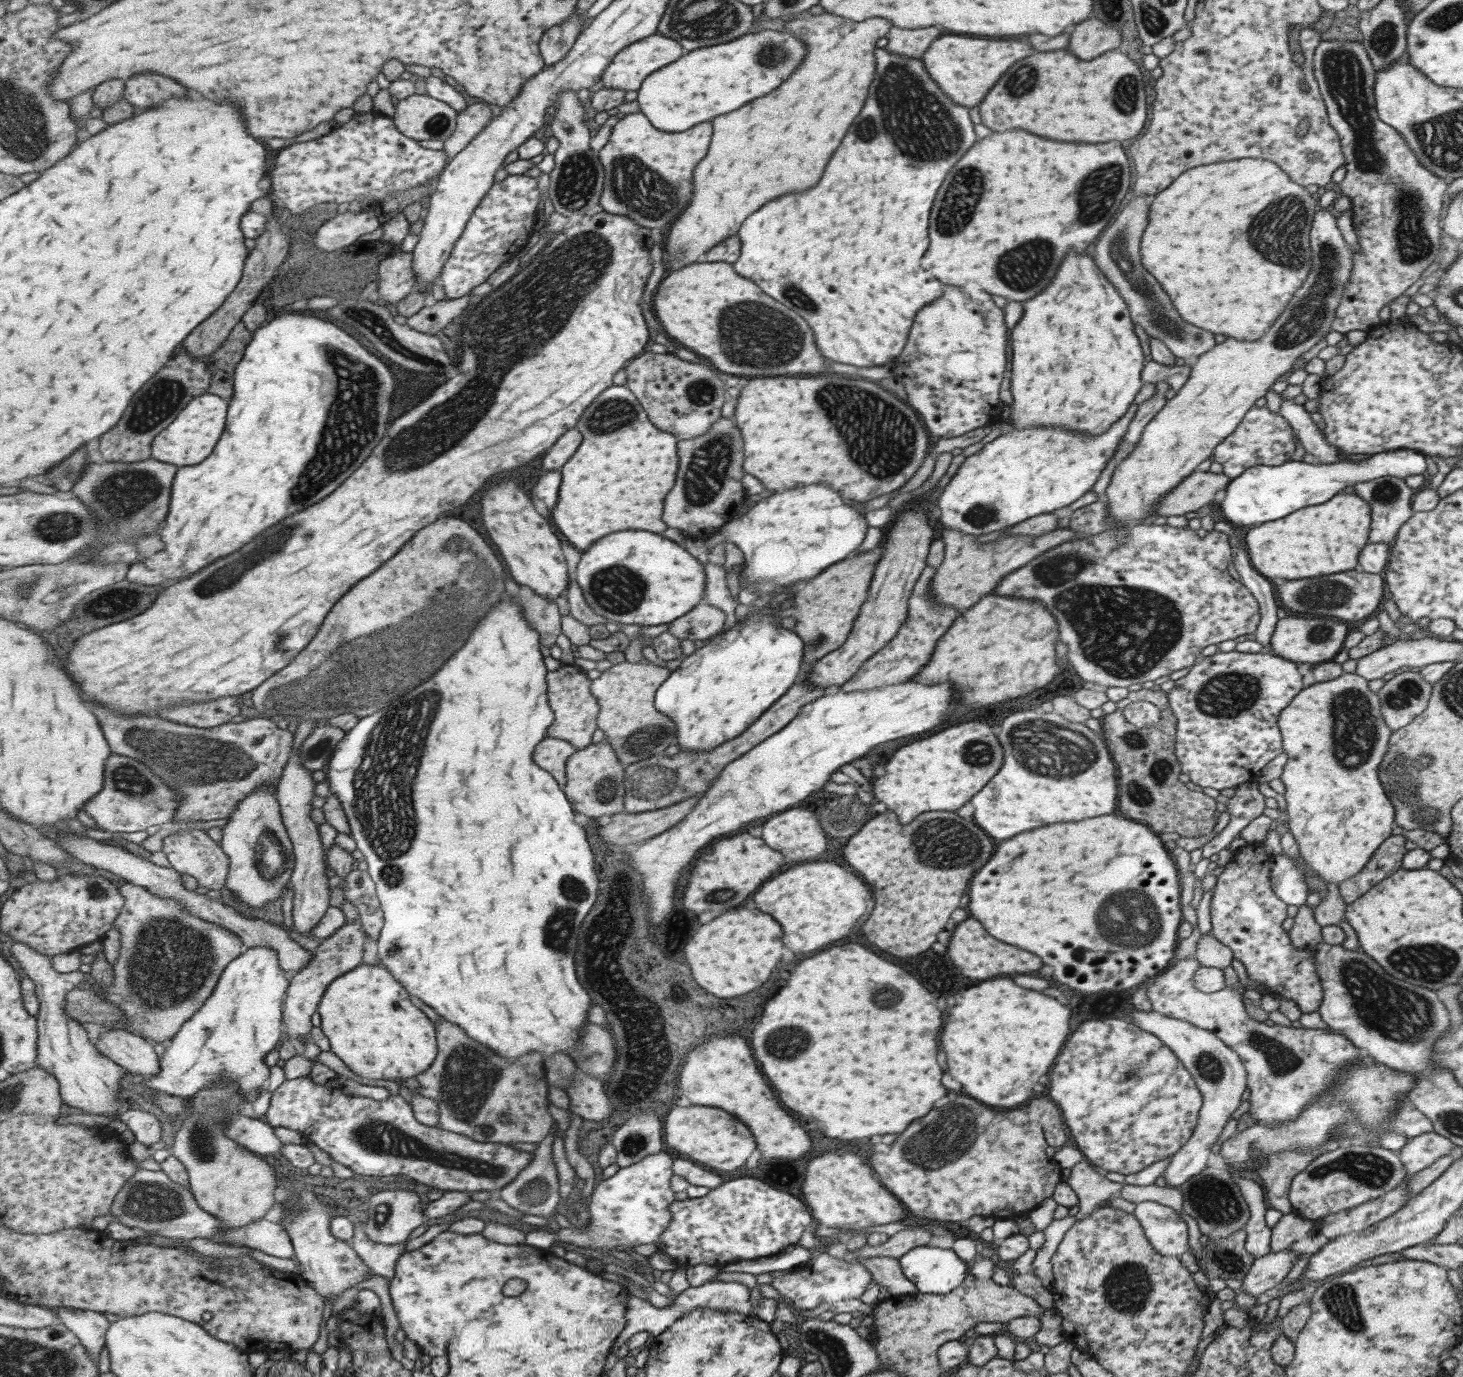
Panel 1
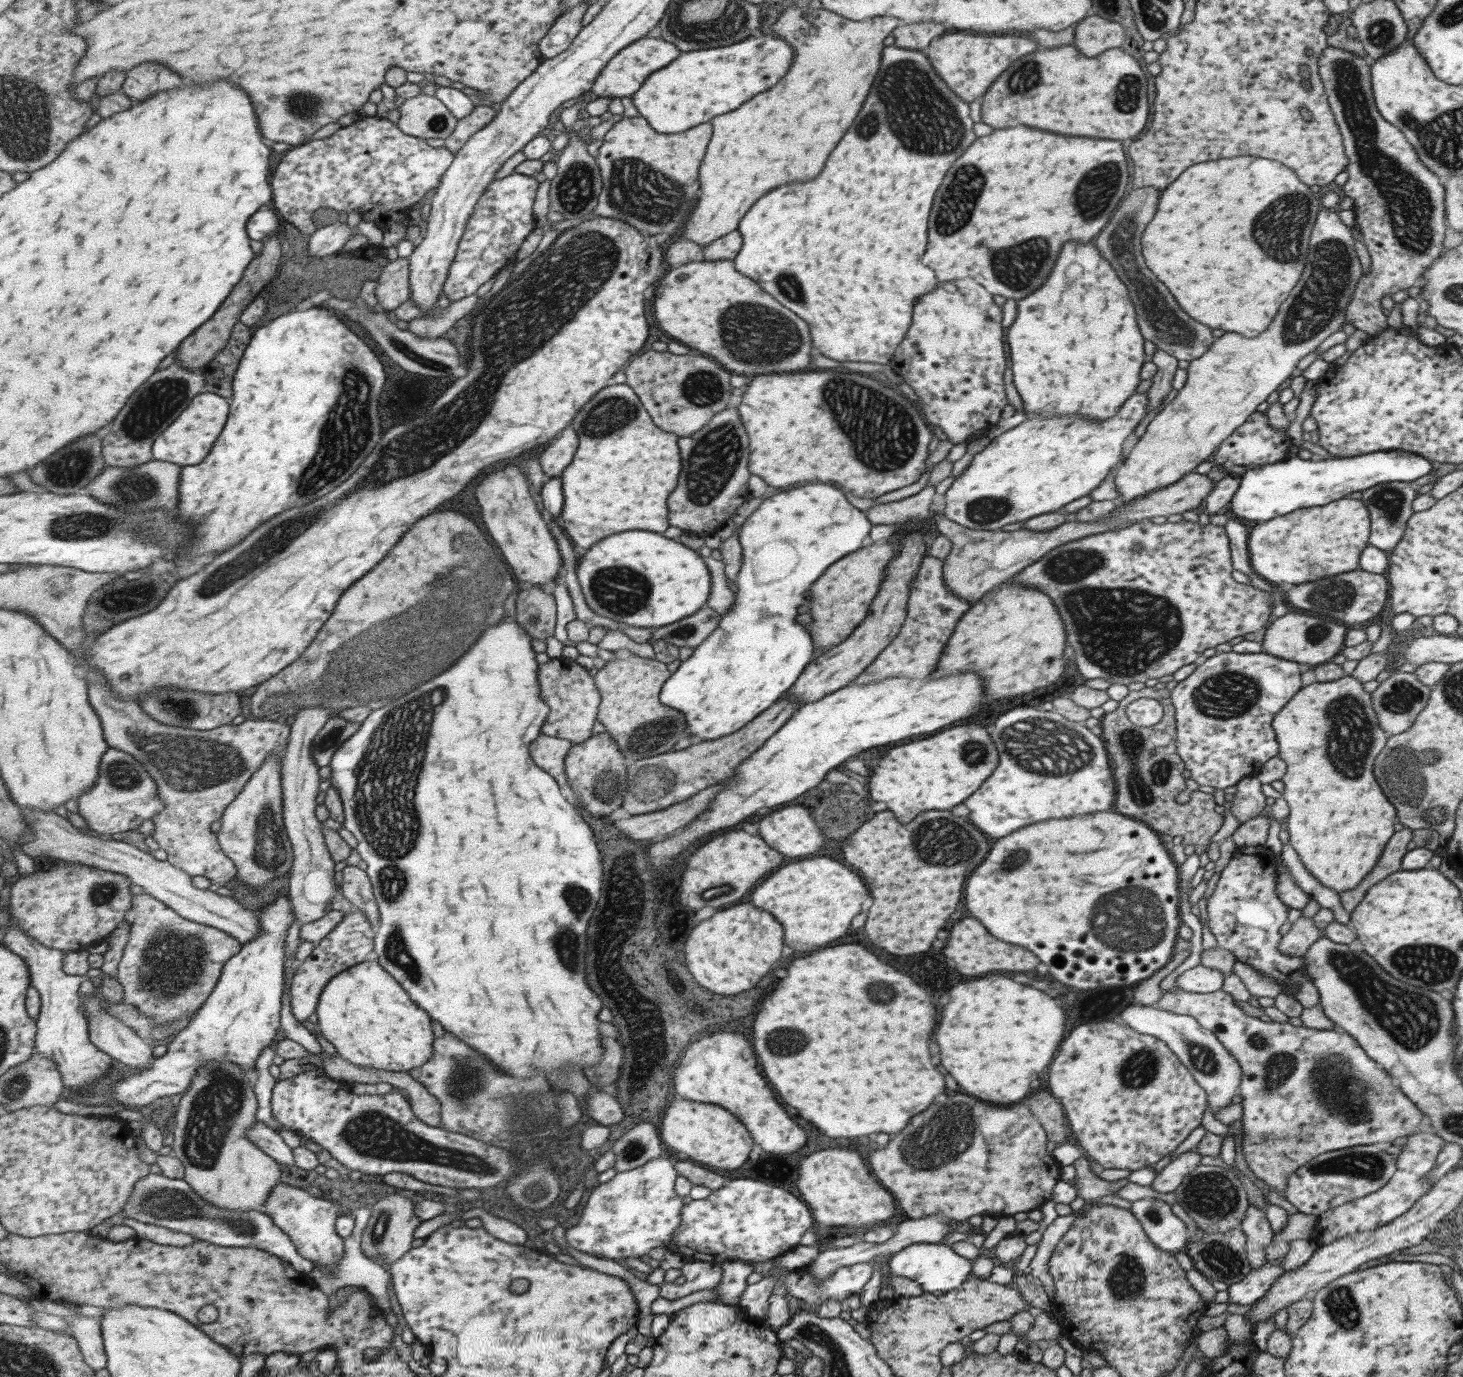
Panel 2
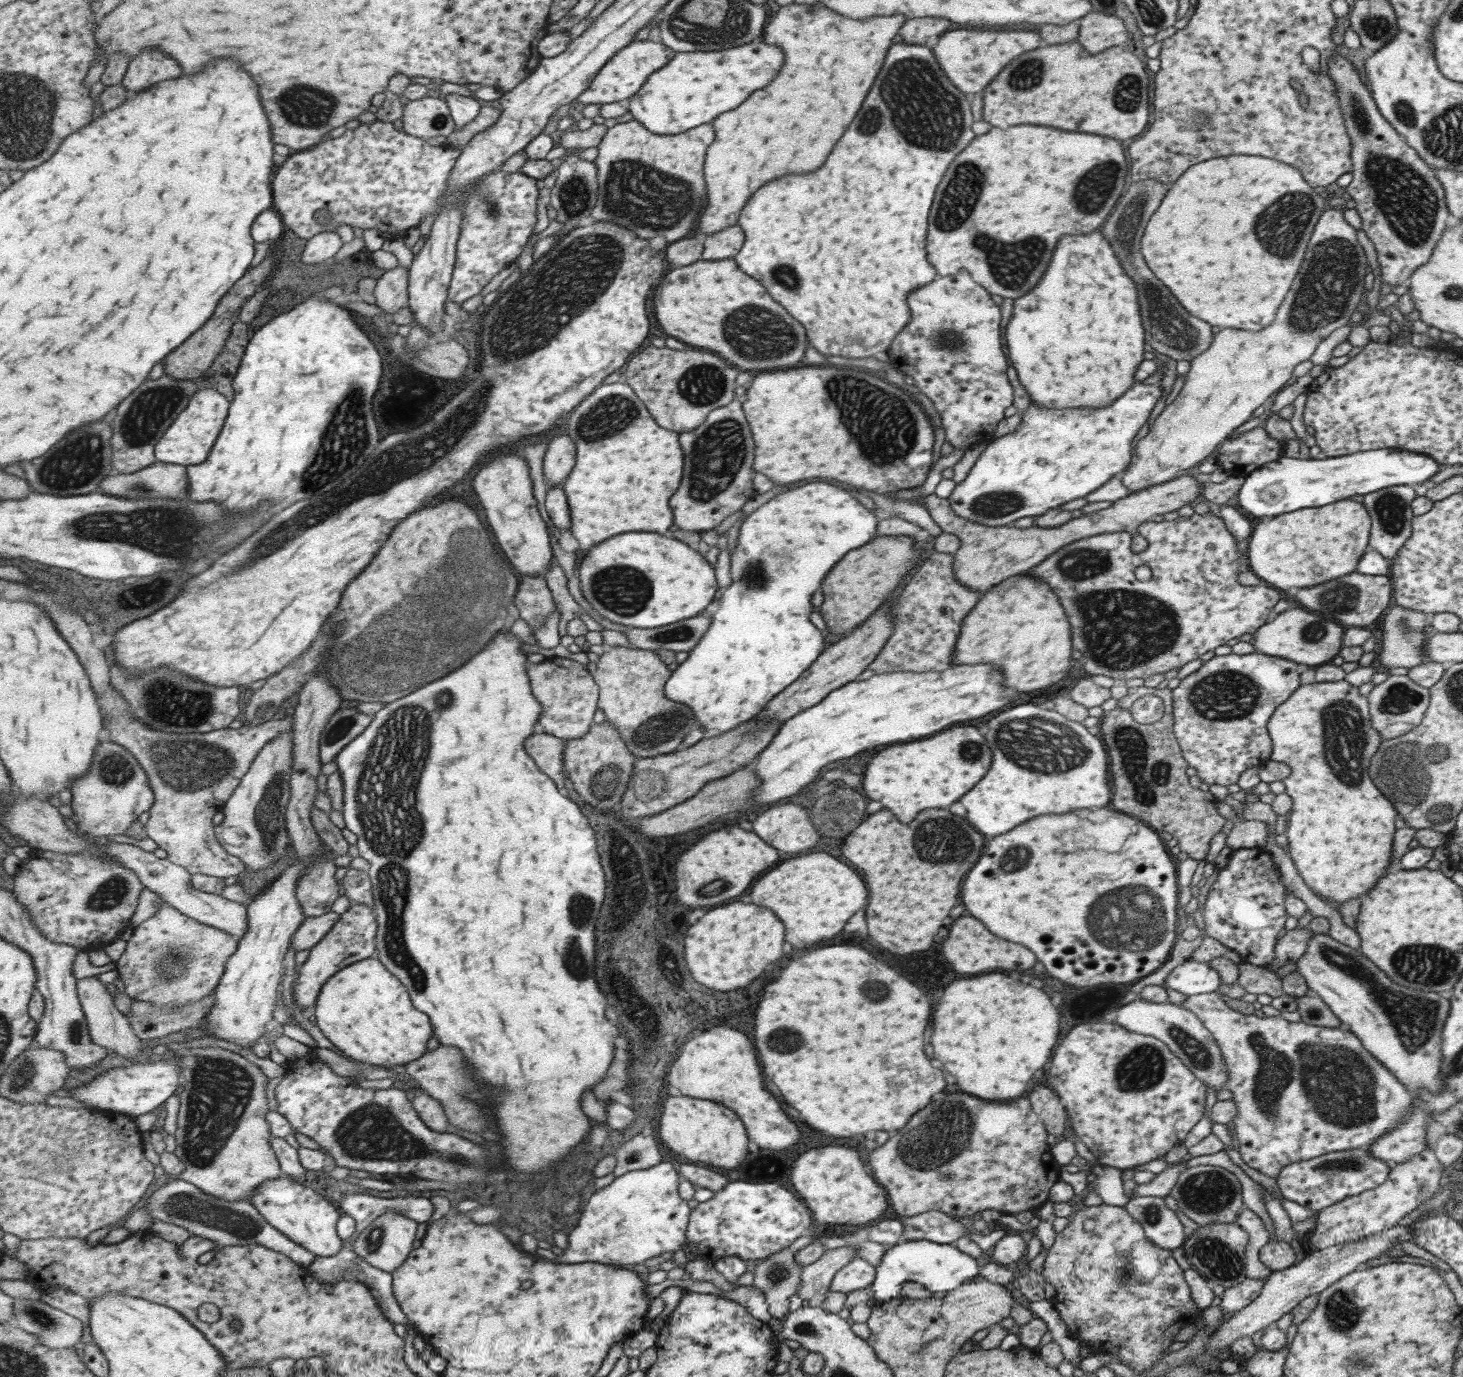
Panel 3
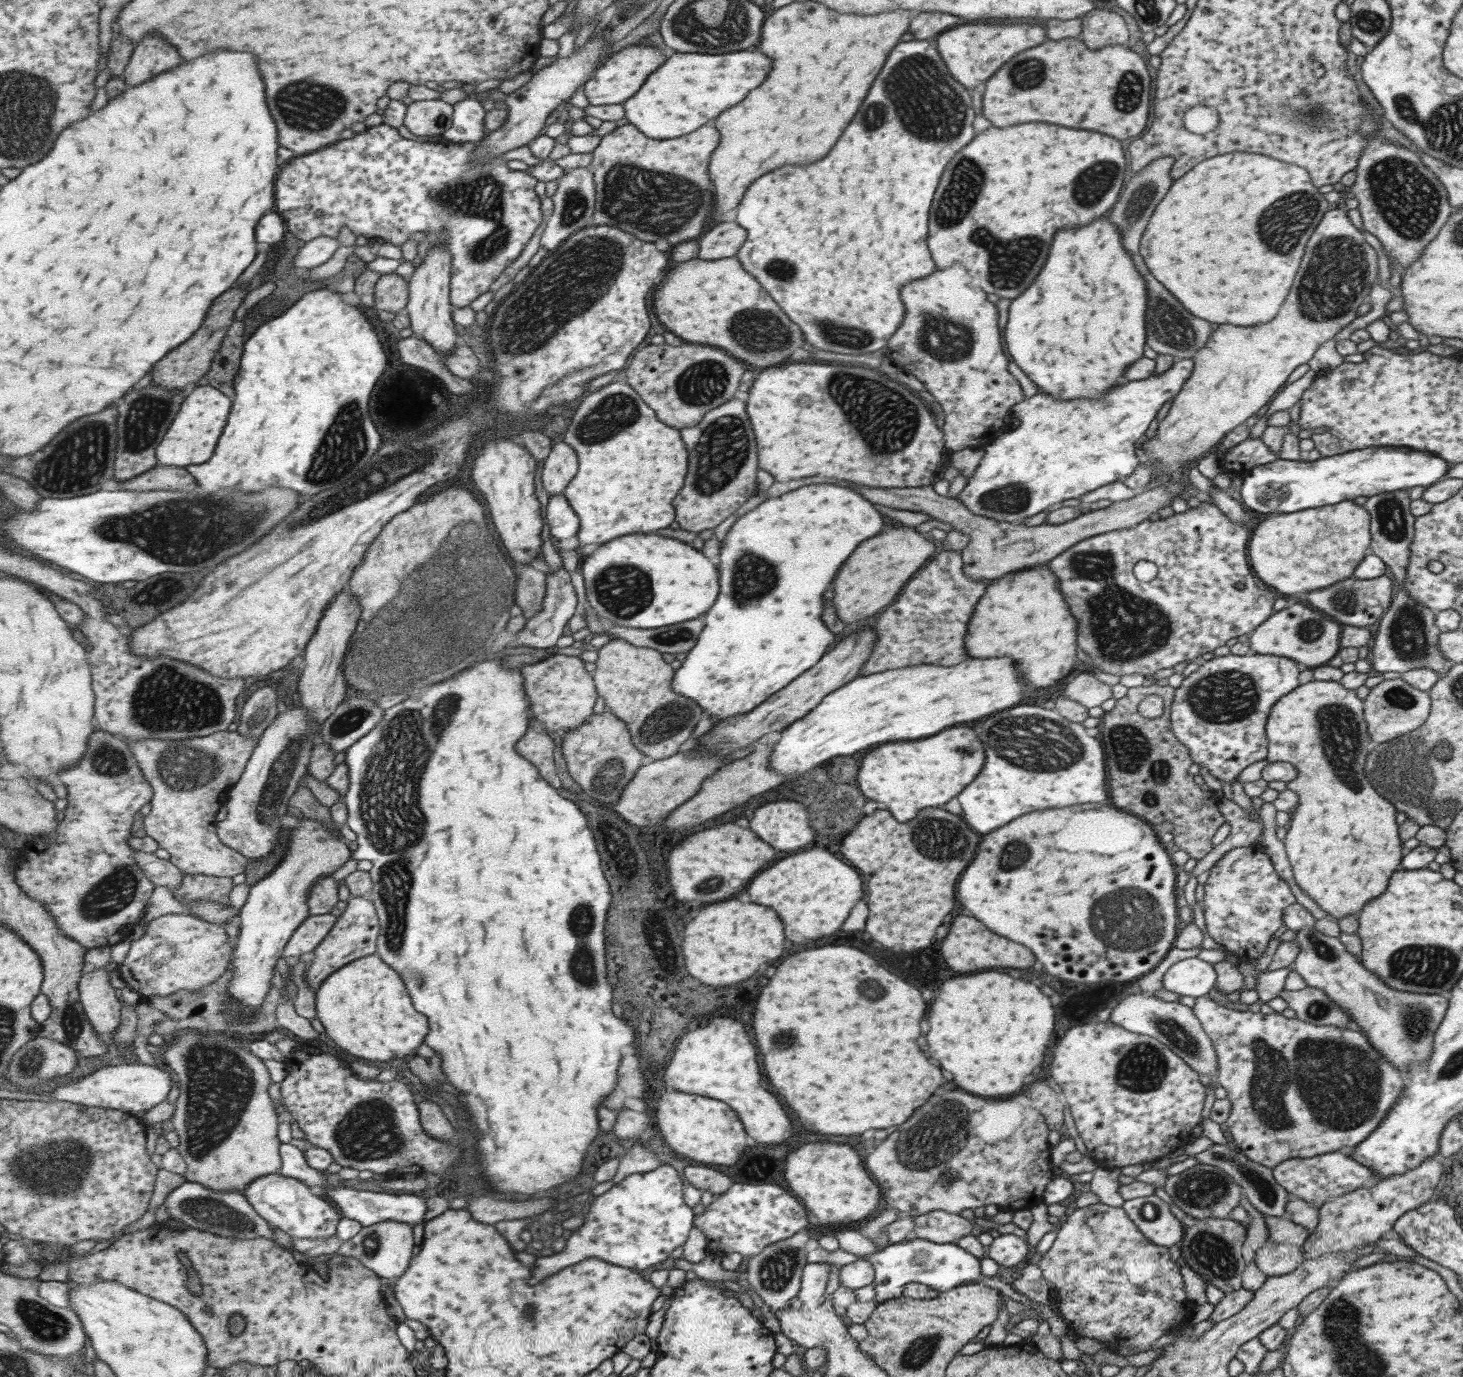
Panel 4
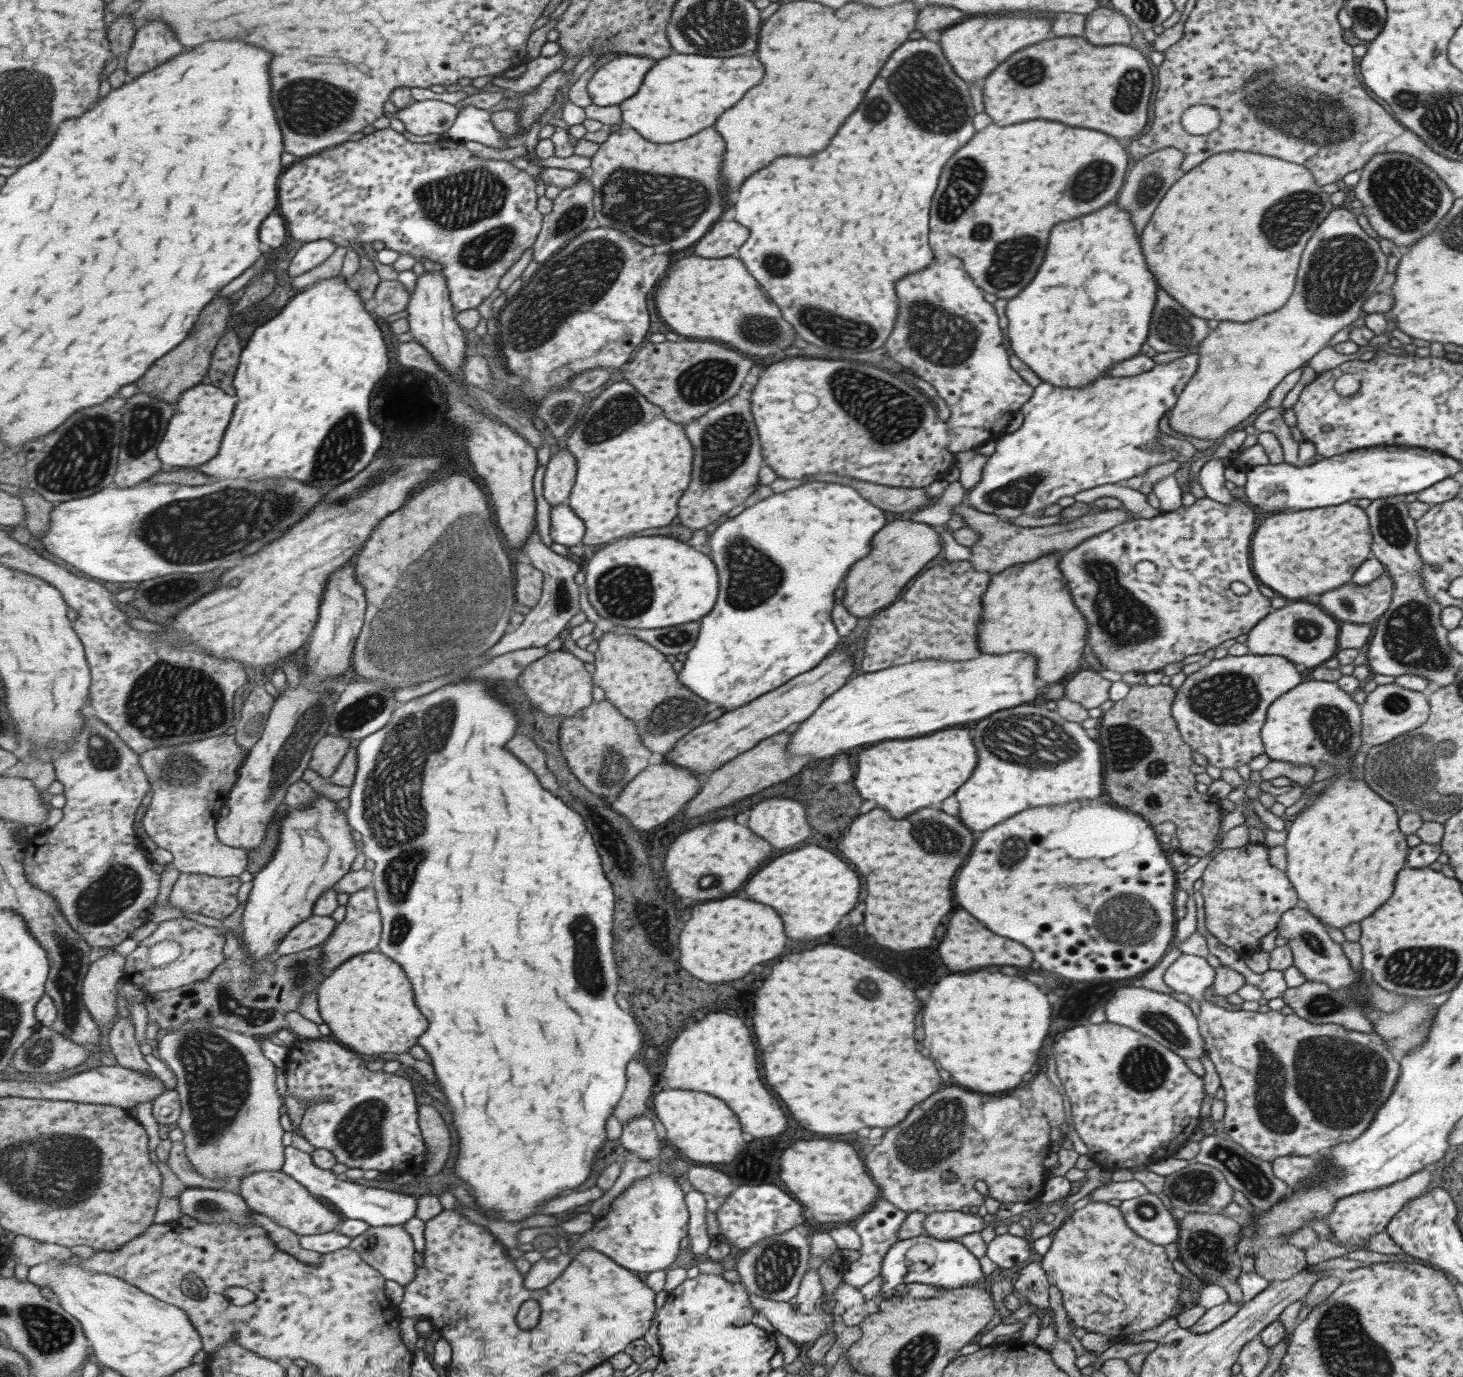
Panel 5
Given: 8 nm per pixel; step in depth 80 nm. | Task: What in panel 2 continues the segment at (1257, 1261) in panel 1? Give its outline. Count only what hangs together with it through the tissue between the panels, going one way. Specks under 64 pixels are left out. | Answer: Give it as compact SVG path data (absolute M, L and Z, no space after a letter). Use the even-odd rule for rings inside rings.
M1265 1261L1261 1266L1250 1271L1235 1284L1226 1288L1228 1303L1251 1304L1261 1298L1266 1290L1281 1276L1281 1261Z

